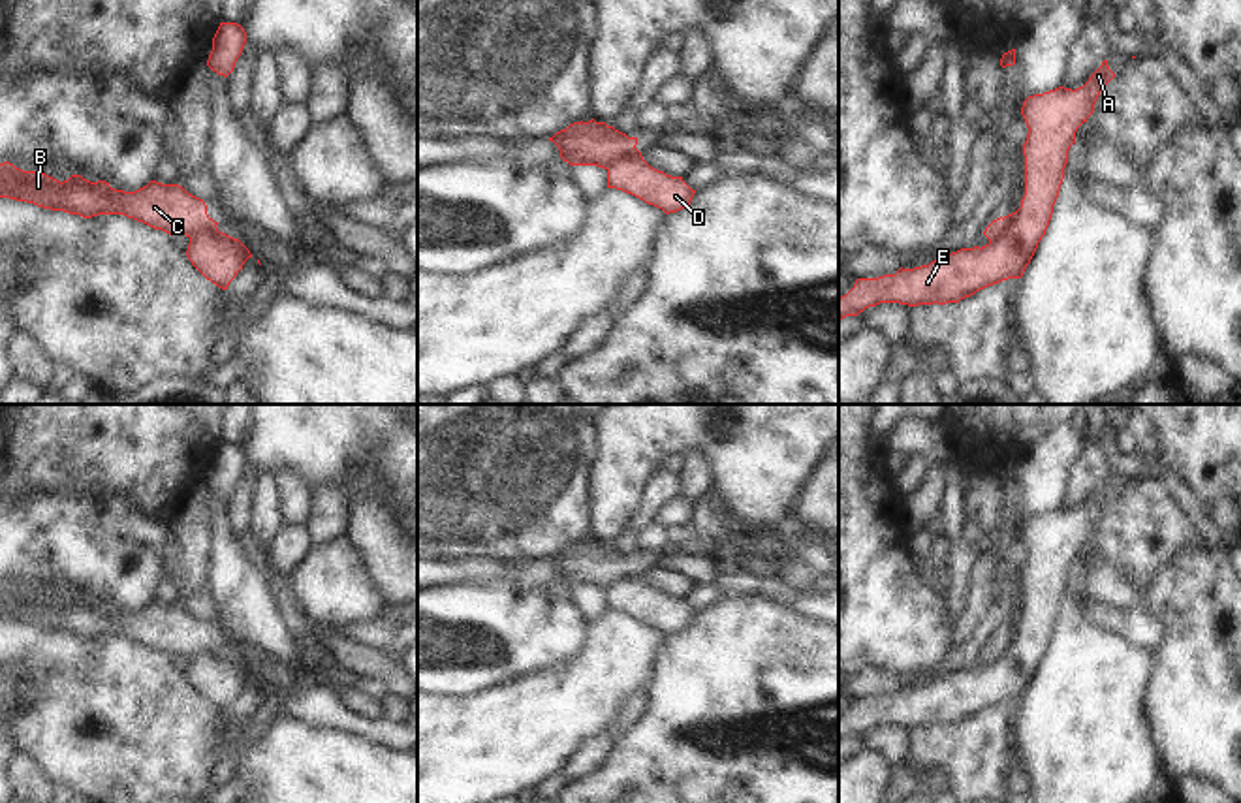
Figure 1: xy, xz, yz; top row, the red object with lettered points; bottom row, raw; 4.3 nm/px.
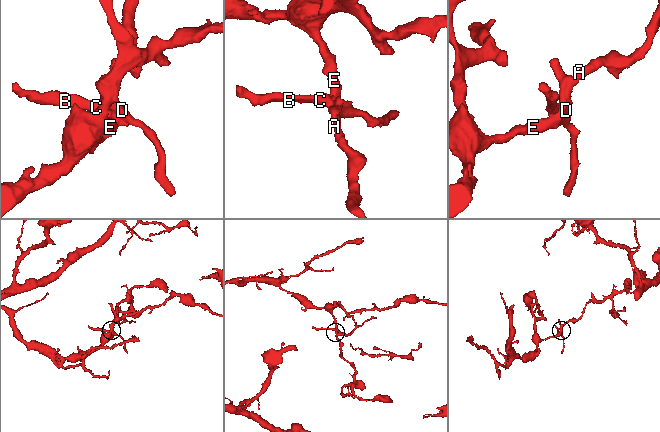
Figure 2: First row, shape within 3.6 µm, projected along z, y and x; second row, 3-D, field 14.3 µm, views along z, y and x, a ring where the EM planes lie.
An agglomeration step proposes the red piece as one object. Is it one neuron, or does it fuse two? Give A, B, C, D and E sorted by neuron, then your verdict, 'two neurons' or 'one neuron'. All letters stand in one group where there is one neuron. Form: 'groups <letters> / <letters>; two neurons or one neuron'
groups A D E / B C; two neurons

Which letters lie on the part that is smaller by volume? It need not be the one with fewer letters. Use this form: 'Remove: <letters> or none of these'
Remove: B, C.

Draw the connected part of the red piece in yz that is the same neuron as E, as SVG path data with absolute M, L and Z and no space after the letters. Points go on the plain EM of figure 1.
M1104 481L1083 508L1059 508L1023 523L1021 536L1029 549L1023 566L1025 617L1021 628L1002 639L1004 654L997 662L961 669L929 686L901 688L895 696L857 700L839 720L839 741L880 724L959 724L987 707L1021 700L1049 647L1076 553L1092 536L1102 510L1113 498Z

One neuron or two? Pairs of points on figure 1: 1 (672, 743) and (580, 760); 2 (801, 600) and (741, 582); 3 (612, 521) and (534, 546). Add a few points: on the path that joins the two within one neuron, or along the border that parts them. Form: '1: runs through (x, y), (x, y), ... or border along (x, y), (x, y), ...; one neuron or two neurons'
1: border along (636, 721), (585, 775), (570, 779); two neurons
2: runs through (786, 597), (773, 587), (756, 585); one neuron
3: border along (591, 484), (591, 529), (587, 535); two neurons

